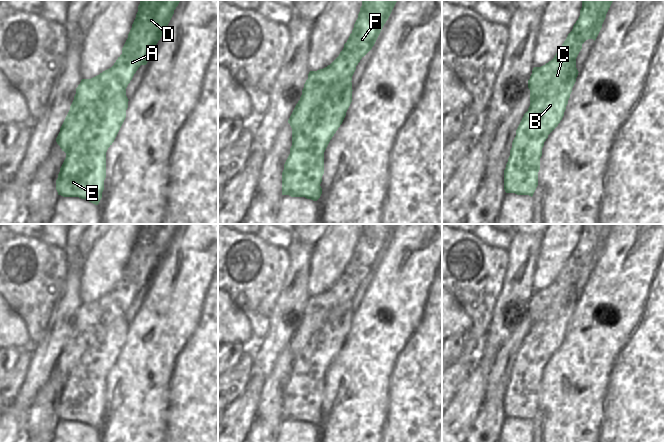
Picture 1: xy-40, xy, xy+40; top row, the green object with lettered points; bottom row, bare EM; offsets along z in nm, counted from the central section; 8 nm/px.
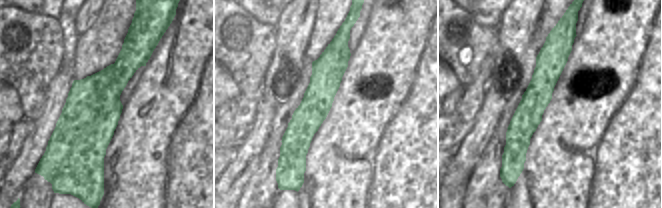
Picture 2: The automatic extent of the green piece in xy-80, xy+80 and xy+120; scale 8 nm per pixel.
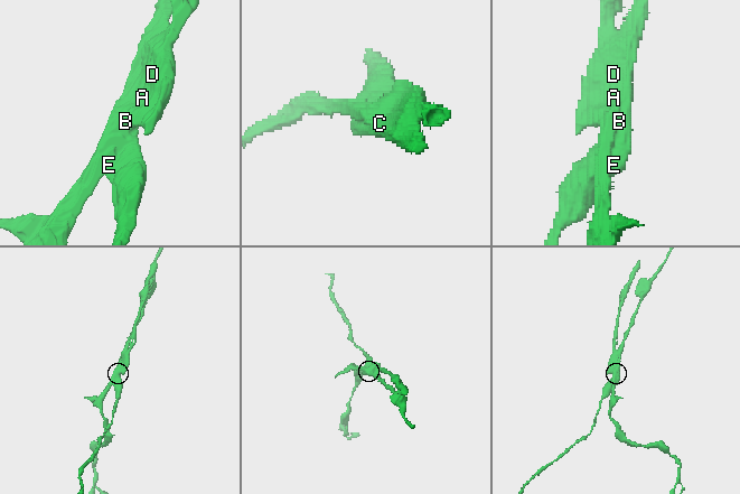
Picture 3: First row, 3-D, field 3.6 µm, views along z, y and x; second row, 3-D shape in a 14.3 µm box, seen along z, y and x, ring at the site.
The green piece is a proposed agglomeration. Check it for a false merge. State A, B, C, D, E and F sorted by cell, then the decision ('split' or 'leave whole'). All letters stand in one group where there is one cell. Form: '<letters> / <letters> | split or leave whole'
A D F / B C E | split

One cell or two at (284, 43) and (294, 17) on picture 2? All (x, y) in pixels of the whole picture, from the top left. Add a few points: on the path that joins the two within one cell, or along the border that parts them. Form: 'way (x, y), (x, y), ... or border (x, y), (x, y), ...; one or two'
way (290, 37), (294, 23); one

